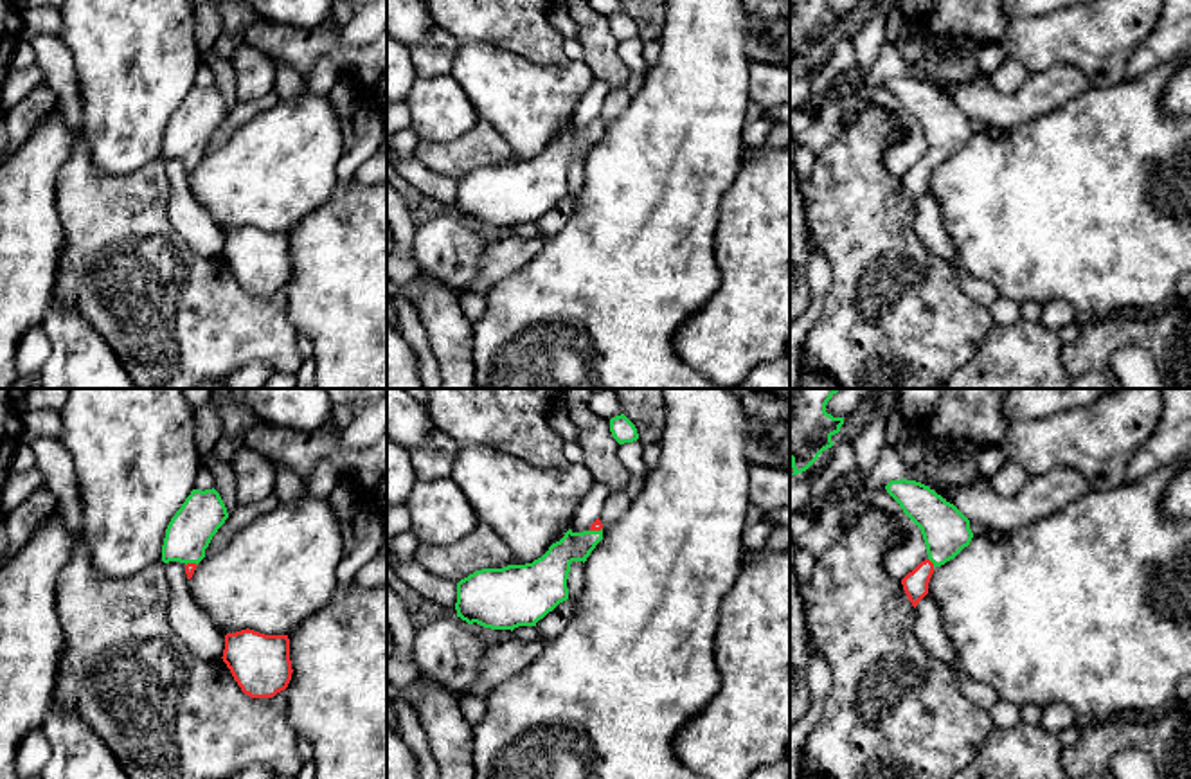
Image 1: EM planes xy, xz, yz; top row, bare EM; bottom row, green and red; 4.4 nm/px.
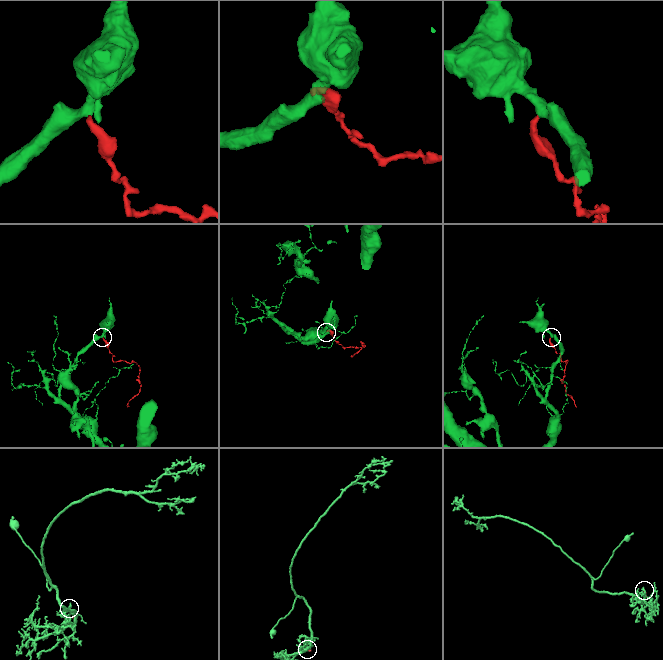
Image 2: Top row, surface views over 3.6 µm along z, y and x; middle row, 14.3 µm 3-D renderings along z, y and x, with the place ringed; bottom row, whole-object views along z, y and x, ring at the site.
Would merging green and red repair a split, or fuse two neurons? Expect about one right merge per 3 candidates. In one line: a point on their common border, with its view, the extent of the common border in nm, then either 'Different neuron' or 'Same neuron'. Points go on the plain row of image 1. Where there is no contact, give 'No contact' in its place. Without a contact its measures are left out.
Touches green at yz (931, 157). Shared border 50 nm. Same neuron

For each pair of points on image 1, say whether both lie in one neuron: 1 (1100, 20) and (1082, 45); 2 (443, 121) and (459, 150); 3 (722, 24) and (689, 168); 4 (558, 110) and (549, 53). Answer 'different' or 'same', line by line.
1: same
2: different
3: same
4: different

